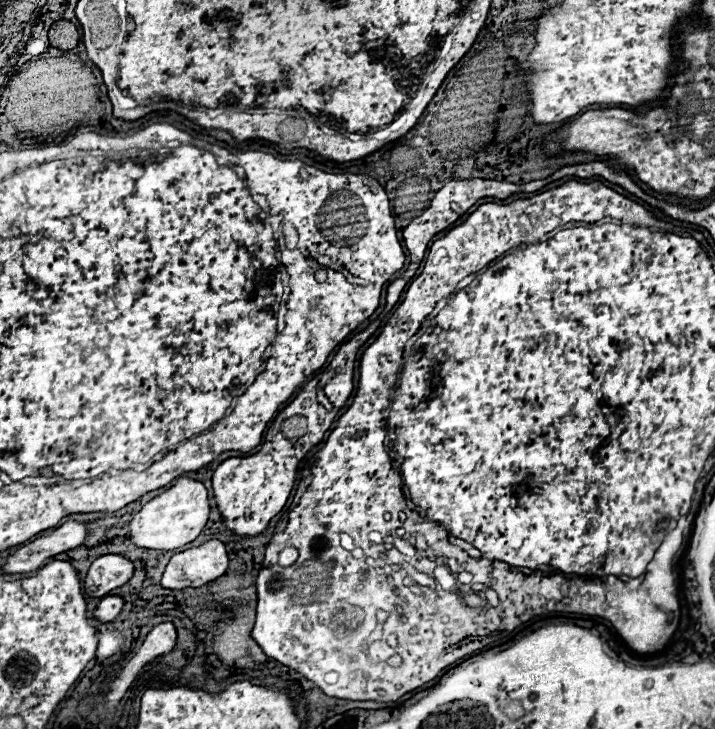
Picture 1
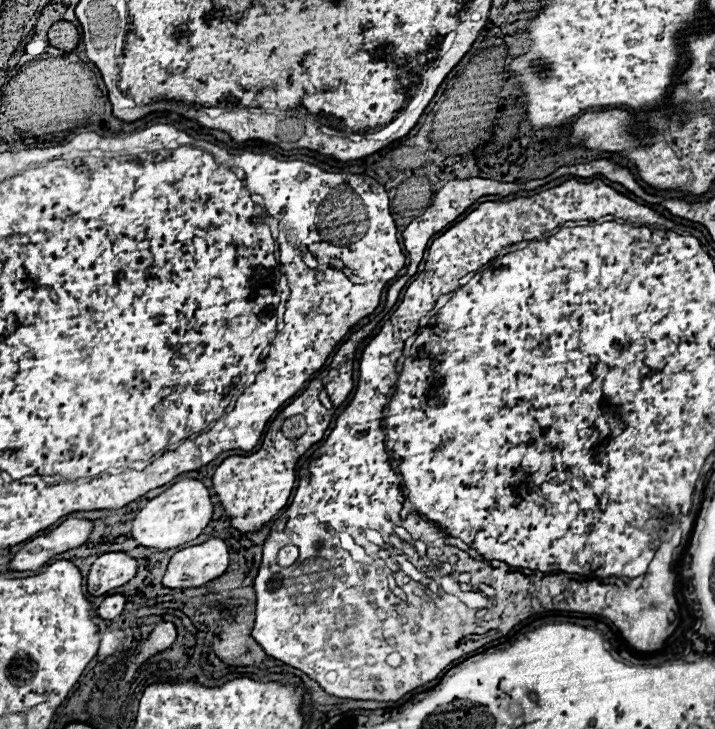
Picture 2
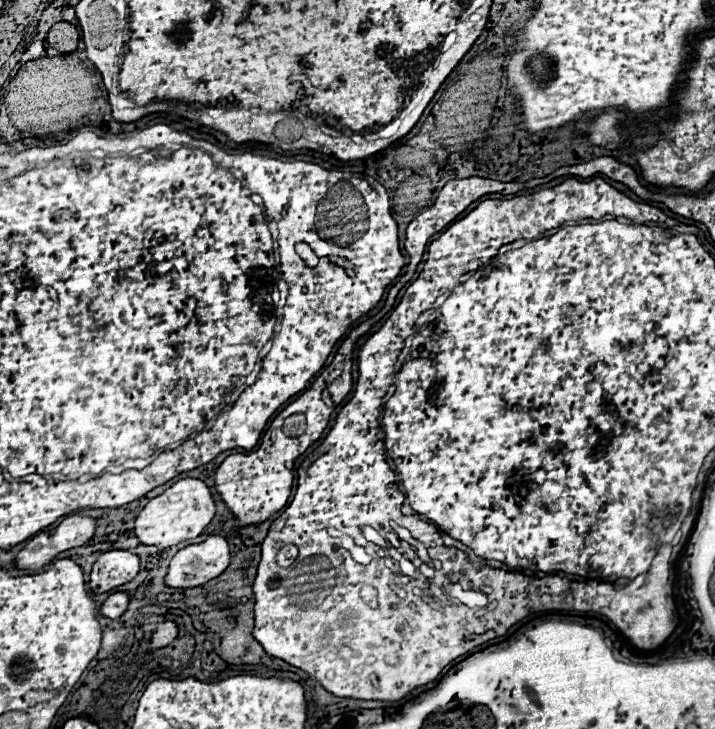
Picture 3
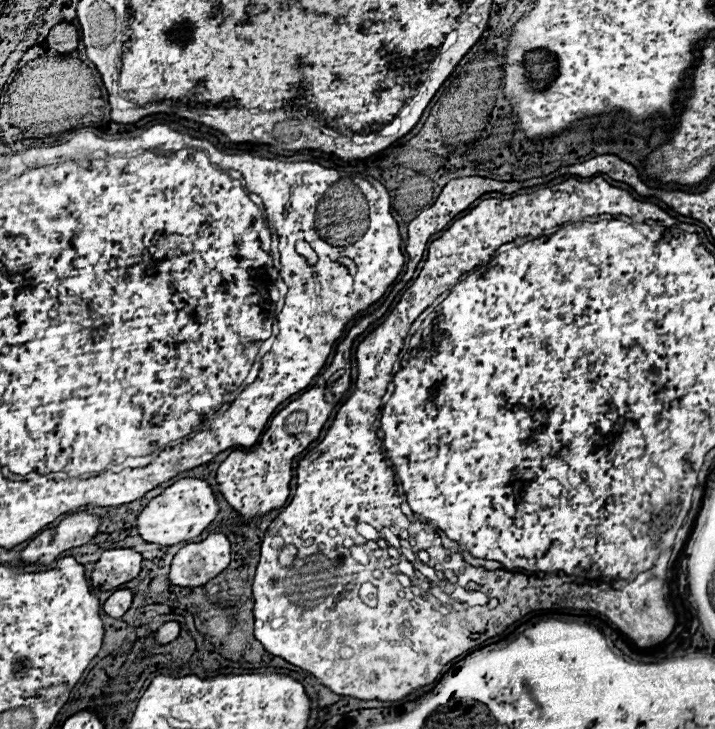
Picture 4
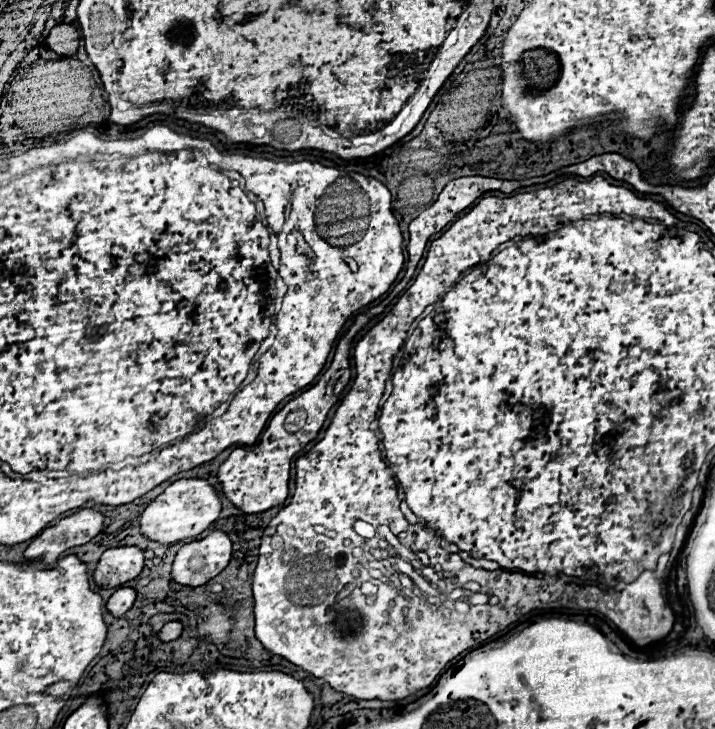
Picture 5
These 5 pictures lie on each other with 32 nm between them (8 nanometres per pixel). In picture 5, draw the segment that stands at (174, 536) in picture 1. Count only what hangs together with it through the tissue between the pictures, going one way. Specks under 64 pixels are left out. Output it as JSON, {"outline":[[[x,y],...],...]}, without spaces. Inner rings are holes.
{"outline":[[[182,478],[170,484],[160,496],[156,496],[140,514],[140,532],[160,544],[176,544],[184,538],[204,532],[220,514],[220,498],[216,490],[202,478]]]}

